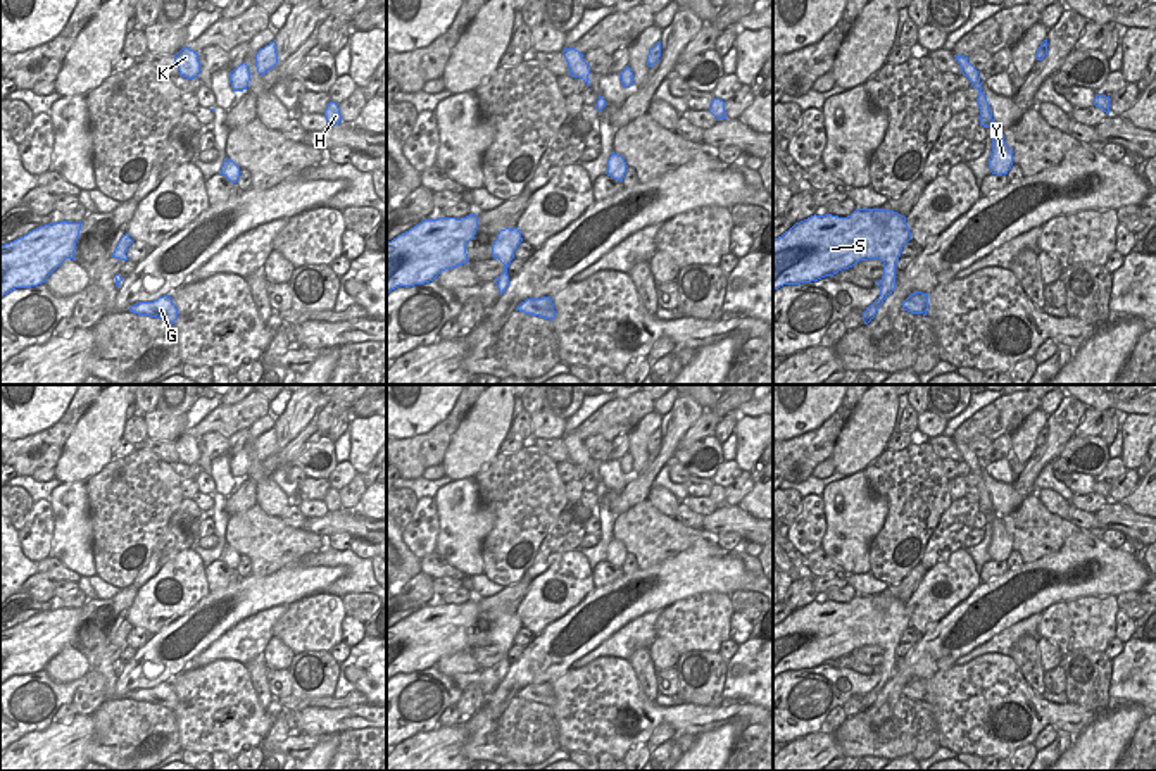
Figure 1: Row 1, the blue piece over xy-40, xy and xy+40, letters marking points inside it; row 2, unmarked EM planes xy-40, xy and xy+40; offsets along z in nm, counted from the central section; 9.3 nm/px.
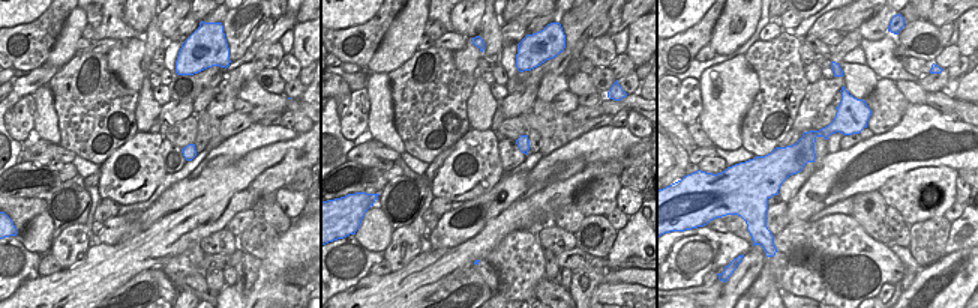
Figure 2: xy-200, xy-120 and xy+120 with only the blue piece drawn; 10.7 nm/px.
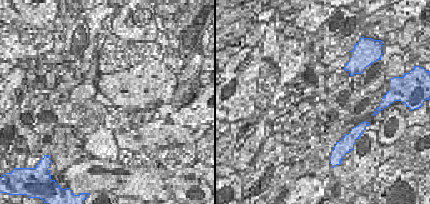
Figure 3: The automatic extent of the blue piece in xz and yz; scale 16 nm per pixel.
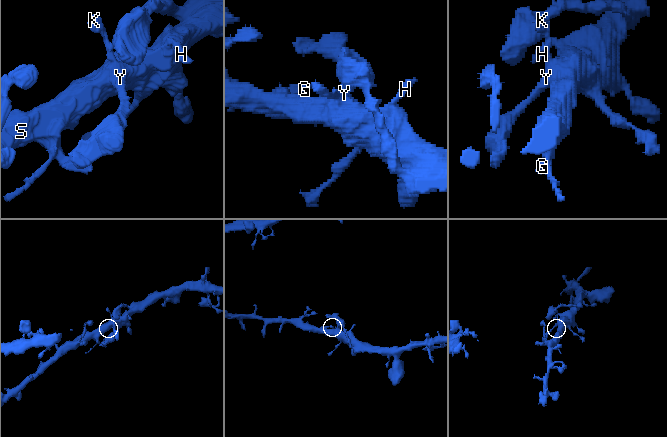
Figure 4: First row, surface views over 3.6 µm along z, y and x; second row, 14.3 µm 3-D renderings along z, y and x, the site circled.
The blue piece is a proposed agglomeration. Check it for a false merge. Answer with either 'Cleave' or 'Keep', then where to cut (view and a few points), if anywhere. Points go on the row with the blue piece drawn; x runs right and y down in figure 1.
Keep. No split

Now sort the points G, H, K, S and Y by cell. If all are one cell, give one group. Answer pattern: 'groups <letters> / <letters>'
groups G H K S Y

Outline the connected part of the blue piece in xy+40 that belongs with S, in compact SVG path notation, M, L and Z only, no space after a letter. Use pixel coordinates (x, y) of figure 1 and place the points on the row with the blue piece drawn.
M856 209L847 217L811 216L773 240L773 291L833 276L859 260L878 259L883 276L875 281L880 297L866 307L868 324L895 288L895 264L911 240L906 217L883 209Z

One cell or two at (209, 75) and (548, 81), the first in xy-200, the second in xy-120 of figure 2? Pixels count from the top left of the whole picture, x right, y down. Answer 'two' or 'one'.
two

